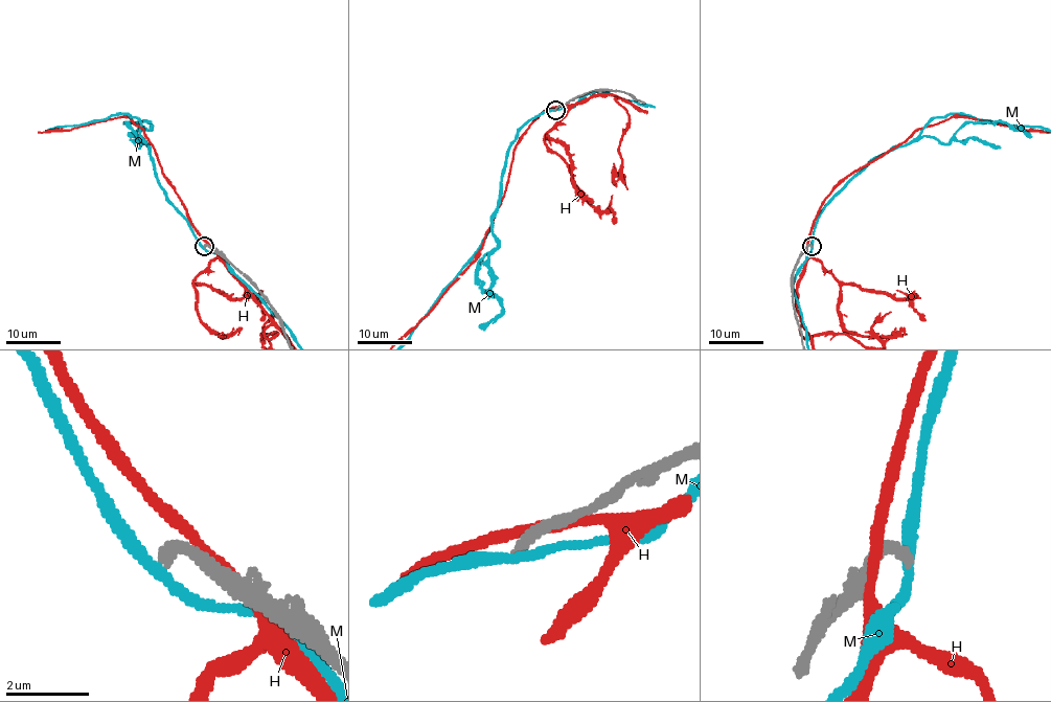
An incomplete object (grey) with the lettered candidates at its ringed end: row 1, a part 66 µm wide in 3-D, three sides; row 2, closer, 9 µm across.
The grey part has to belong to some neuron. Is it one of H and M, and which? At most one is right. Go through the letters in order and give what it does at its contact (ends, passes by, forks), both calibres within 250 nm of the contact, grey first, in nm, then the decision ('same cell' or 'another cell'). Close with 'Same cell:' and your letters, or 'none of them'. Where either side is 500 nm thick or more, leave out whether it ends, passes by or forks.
H: it passes by; calibres 280 and 240 nm; another cell
M: it passes by; calibres 280 and 260 nm; another cell
Same cell: none of them

